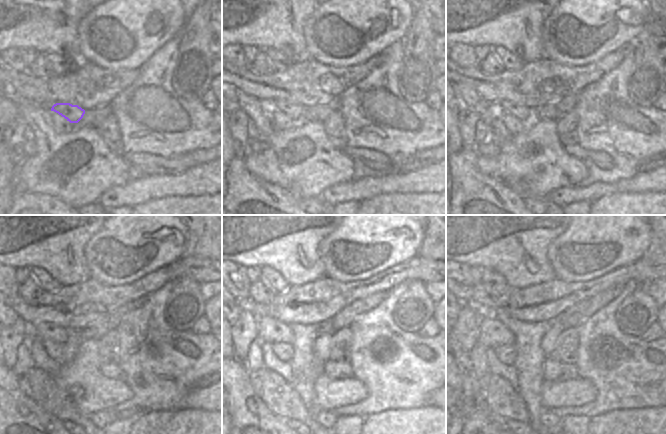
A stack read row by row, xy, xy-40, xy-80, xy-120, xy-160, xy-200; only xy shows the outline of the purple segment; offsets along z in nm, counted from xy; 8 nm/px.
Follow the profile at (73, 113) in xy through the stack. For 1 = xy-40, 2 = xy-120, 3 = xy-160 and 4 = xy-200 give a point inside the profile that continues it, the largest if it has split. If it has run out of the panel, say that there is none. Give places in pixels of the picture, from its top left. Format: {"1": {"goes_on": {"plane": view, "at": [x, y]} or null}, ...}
{"1": {"goes_on": {"plane": "xy-40", "at": [295, 112]}}, "2": {"goes_on": {"plane": "xy-120", "at": [56, 333]}}, "3": {"goes_on": {"plane": "xy-160", "at": [269, 330]}}, "4": {"goes_on": {"plane": "xy-200", "at": [493, 333]}}}

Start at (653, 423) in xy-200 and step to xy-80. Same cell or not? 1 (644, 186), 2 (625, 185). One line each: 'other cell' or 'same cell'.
1: other cell
2: other cell

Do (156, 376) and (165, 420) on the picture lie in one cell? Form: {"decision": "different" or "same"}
{"decision": "different"}

